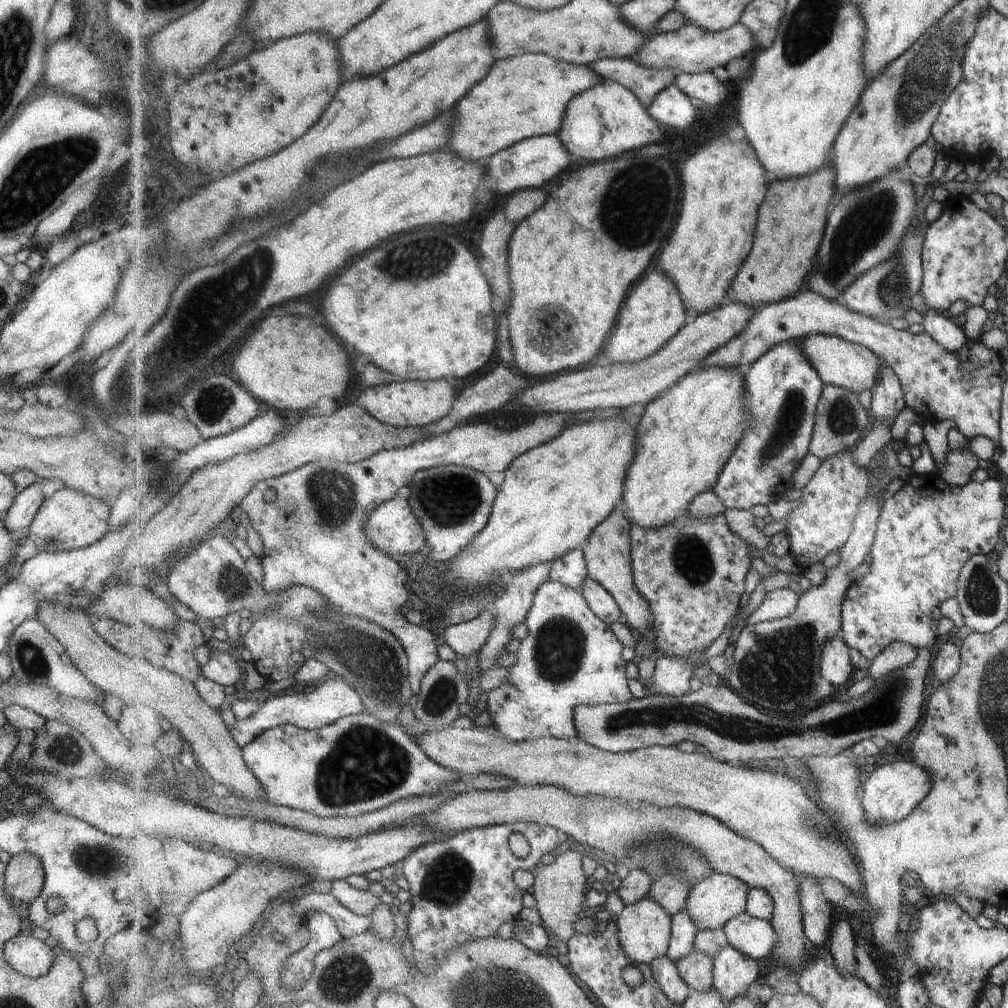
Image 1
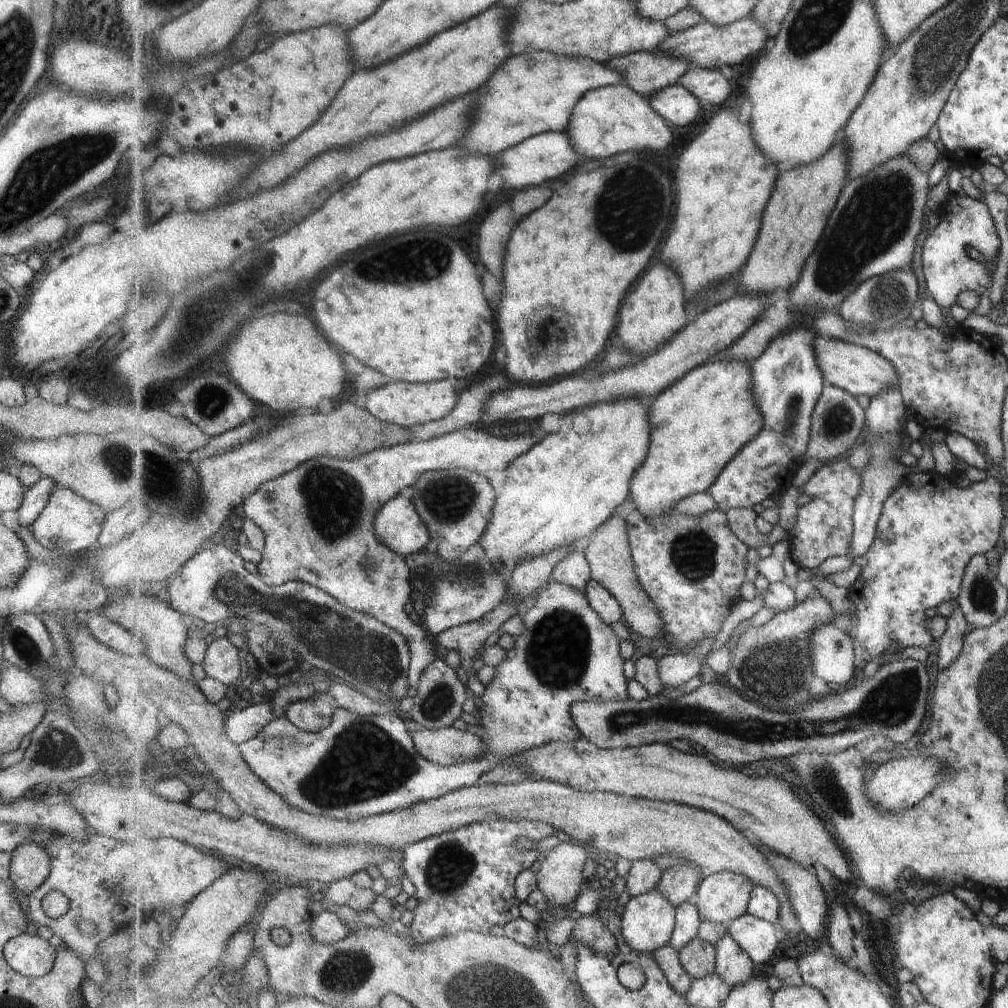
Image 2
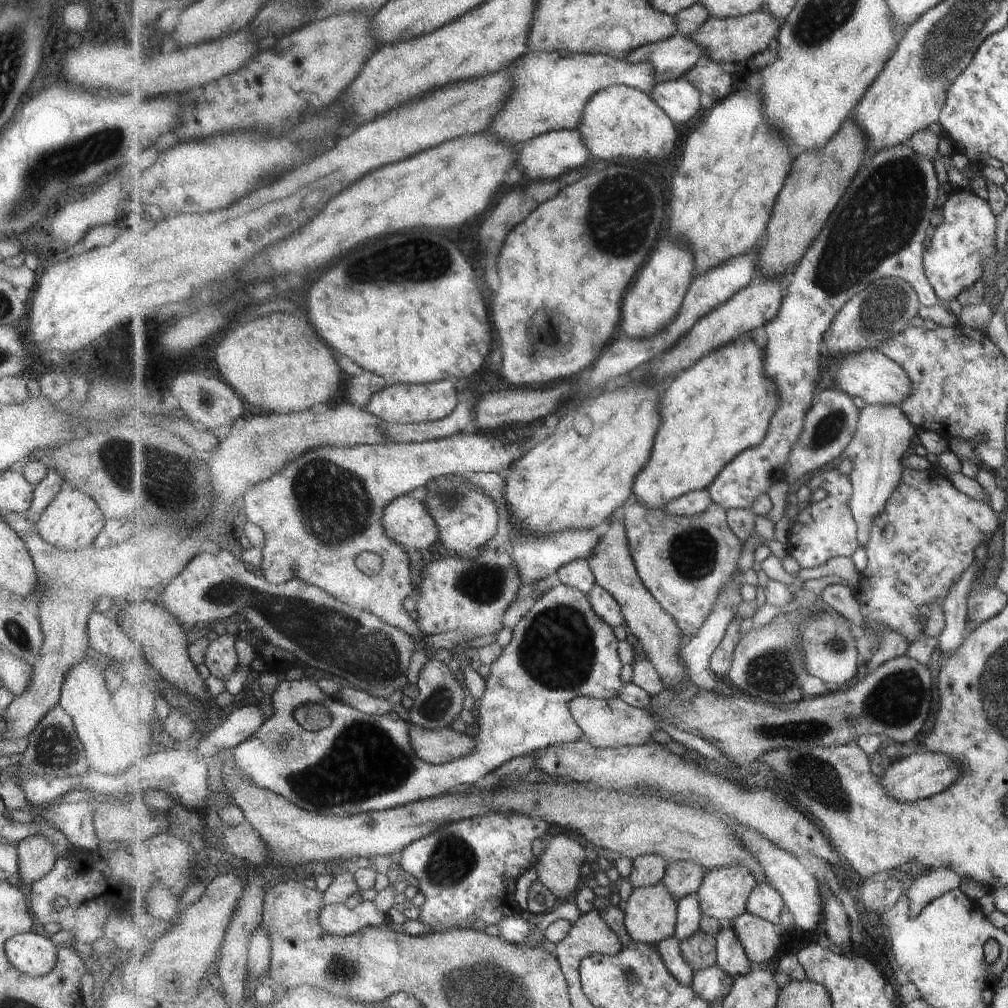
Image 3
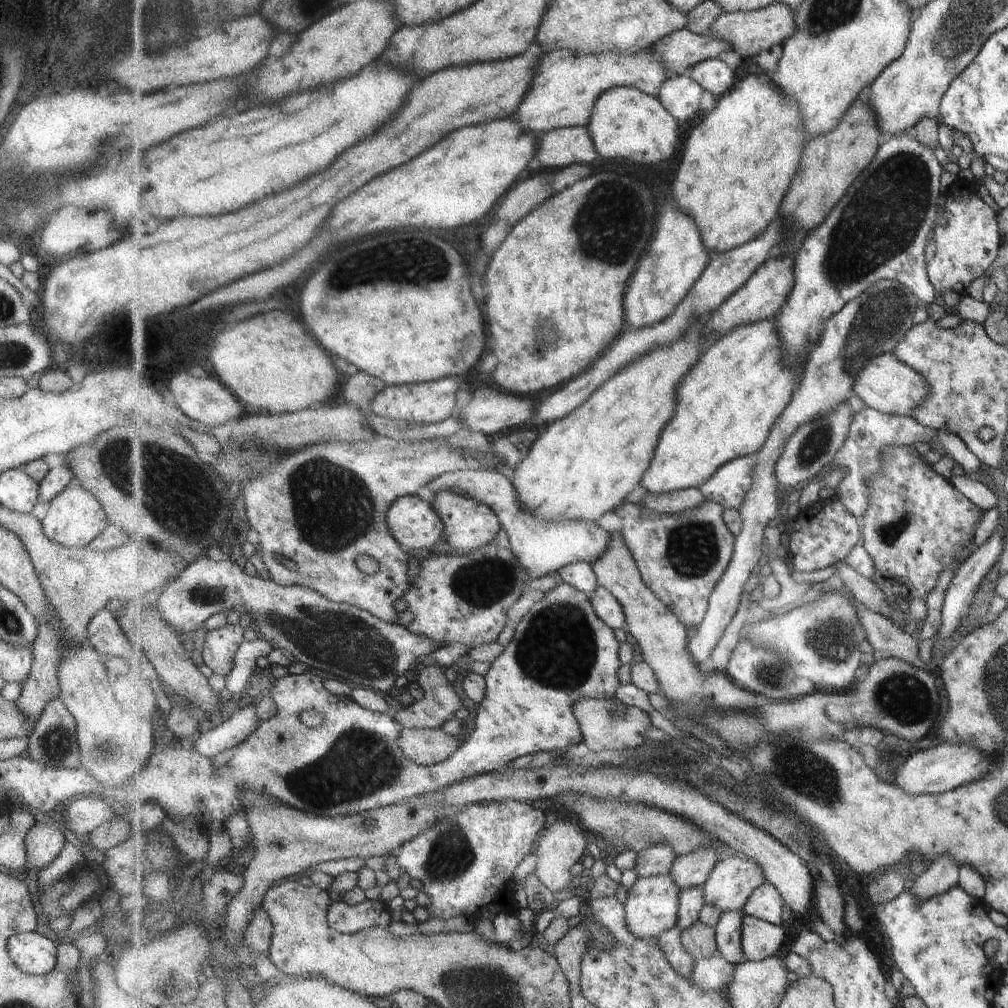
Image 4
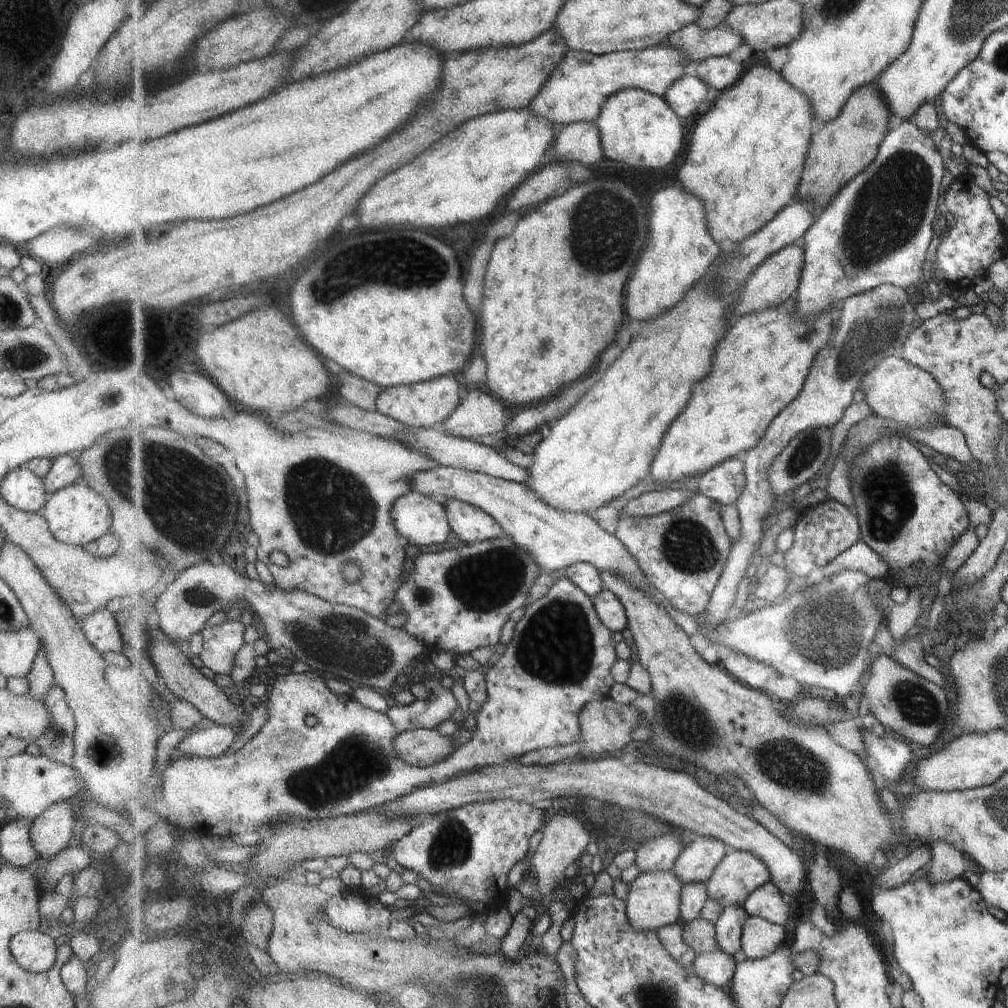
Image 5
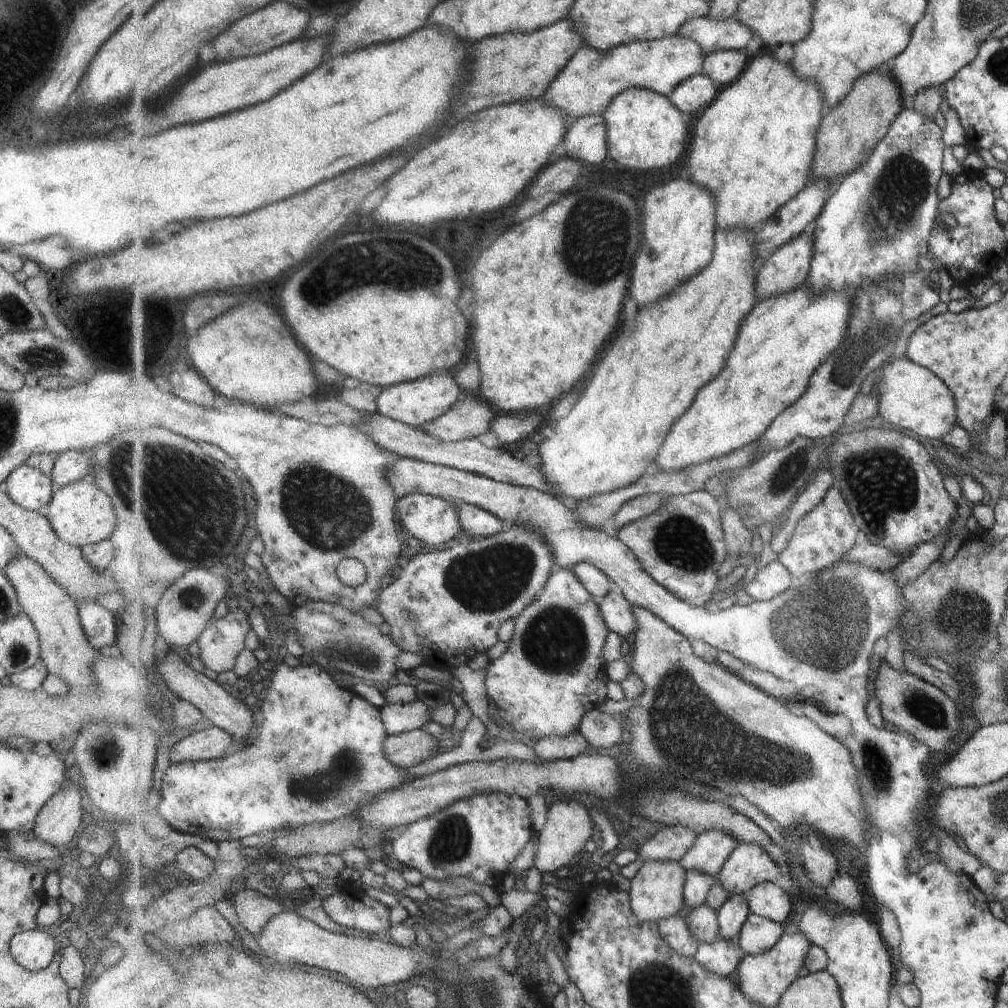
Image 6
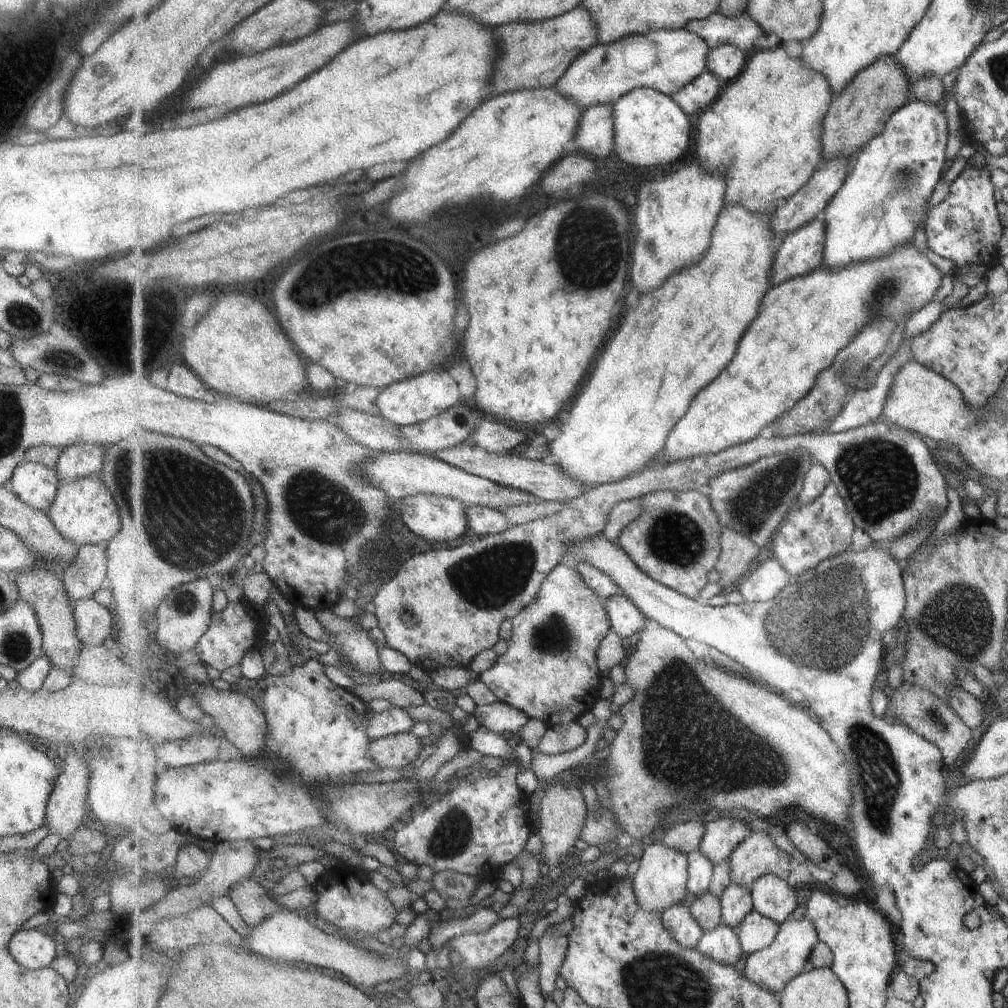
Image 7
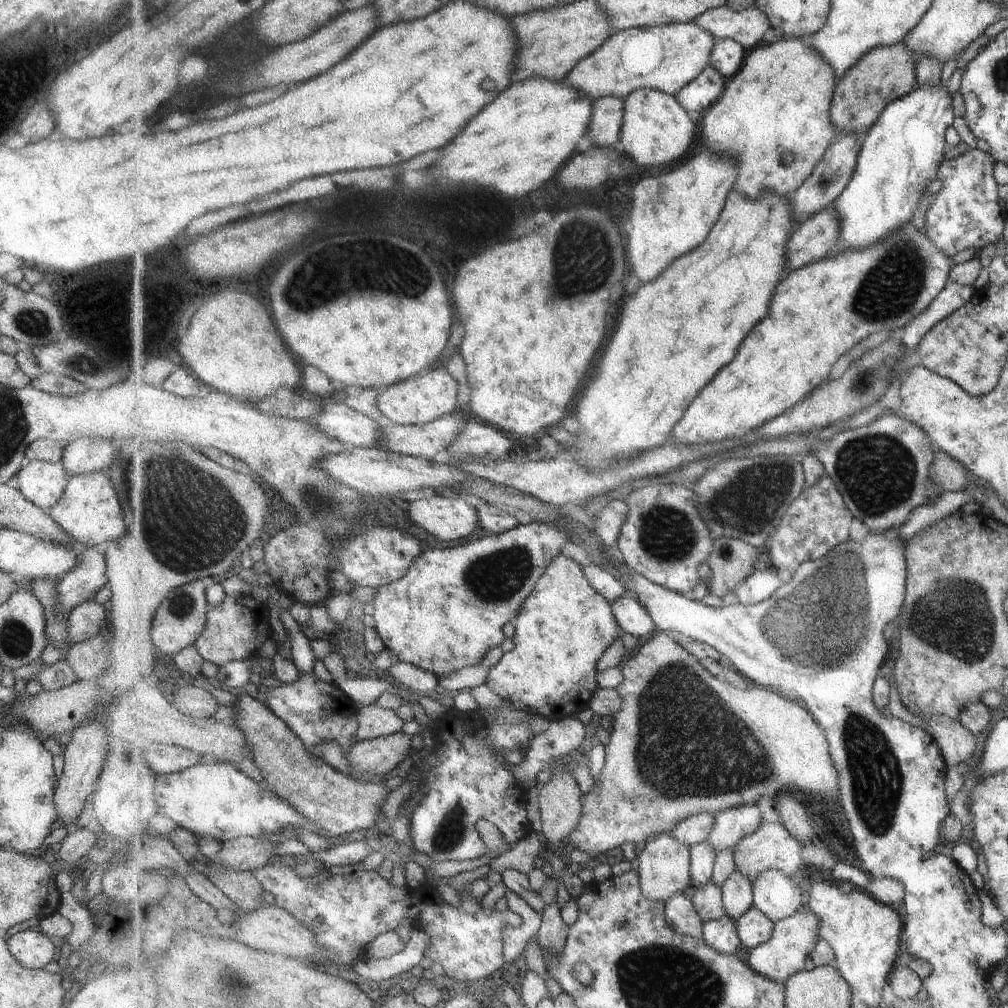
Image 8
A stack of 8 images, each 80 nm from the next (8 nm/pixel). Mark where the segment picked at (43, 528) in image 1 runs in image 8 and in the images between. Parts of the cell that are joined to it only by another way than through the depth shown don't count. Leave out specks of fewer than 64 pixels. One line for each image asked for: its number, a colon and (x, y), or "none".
2: (68, 523)
3: (71, 520)
4: (74, 517)
5: (75, 515)
6: (80, 513)
7: (83, 511)
8: (87, 510)

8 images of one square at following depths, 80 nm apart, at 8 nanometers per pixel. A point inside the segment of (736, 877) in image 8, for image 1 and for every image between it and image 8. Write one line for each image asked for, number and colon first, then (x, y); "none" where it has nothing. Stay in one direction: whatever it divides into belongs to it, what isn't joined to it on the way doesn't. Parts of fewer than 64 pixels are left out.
1: (735, 972)
2: (733, 964)
3: (732, 958)
4: (729, 930)
5: (729, 927)
6: (732, 917)
7: (737, 903)

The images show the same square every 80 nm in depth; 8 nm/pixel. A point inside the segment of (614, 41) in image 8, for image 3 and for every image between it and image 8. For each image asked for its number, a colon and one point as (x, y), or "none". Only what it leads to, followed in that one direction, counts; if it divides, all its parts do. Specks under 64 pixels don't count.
3: (553, 88)
4: (566, 85)
5: (577, 90)
6: (591, 80)
7: (665, 60)

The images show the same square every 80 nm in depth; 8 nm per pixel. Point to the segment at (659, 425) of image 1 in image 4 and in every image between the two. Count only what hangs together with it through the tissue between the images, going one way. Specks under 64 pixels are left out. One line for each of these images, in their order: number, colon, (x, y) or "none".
2: (700, 423)
3: (711, 412)
4: (727, 405)

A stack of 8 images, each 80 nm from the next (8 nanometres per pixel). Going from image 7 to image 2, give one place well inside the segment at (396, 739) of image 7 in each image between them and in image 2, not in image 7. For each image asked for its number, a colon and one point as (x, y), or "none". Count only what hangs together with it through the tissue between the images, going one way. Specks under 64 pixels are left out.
2: (448, 746)
3: (441, 746)
4: (427, 746)
5: (422, 747)
6: (414, 747)

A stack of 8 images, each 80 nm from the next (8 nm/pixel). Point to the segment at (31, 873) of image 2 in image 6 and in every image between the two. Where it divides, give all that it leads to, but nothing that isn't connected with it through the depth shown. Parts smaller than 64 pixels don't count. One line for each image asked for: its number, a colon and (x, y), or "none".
3: (35, 857)
4: (43, 841)
5: (49, 832)
6: (57, 821)

